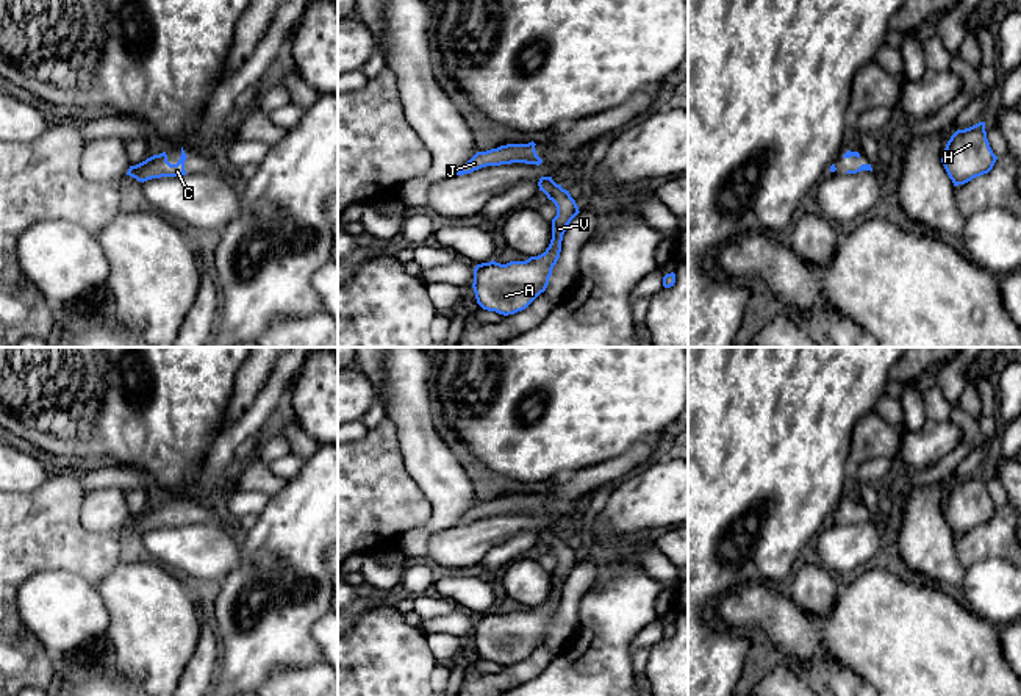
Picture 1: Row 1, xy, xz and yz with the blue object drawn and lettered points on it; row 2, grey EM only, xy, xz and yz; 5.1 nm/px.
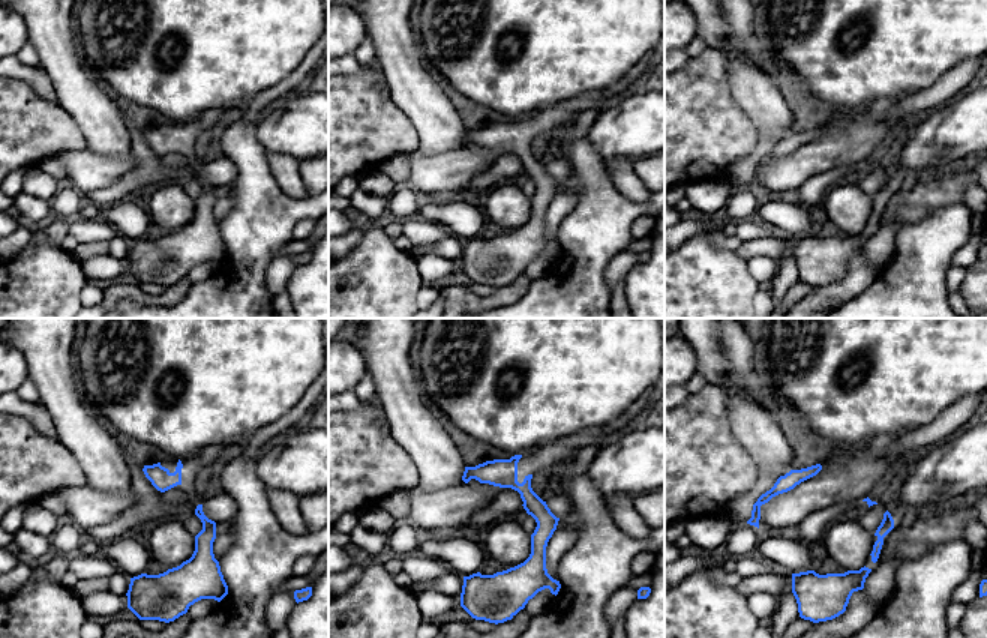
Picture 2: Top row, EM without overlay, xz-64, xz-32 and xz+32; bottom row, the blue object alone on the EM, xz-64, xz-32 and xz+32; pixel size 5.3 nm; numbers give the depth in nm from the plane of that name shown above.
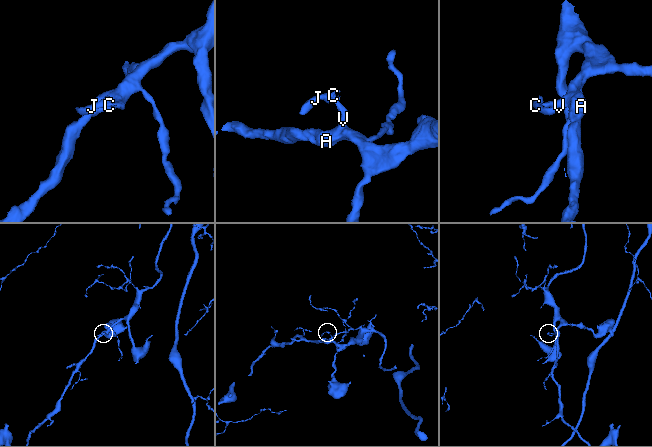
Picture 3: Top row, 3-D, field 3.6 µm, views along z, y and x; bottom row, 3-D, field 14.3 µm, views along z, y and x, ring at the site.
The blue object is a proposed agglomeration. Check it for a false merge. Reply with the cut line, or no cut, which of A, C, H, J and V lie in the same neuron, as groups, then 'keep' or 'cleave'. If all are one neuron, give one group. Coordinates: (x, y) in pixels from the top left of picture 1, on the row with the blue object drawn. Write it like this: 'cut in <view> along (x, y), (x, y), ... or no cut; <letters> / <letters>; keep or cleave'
no cut; A C H J V; keep

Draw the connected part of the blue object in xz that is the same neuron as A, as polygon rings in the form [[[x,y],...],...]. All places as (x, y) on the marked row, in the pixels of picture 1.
[[[541,177],[538,186],[557,206],[550,244],[544,253],[525,261],[500,264],[493,260],[477,264],[472,288],[483,310],[503,316],[514,314],[525,310],[549,285],[560,258],[563,235],[580,211],[569,191],[557,185],[552,177]]]

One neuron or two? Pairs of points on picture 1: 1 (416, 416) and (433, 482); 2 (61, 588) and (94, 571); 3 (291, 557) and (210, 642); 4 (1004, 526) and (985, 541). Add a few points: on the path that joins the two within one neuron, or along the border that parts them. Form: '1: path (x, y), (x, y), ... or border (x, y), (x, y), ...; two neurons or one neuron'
1: path (418, 432), (433, 466); one neuron
2: border (47, 570), (69, 570), (96, 585); two neurons
3: border (219, 642), (219, 667), (214, 678); two neurons
4: path (999, 530), (990, 540); one neuron

